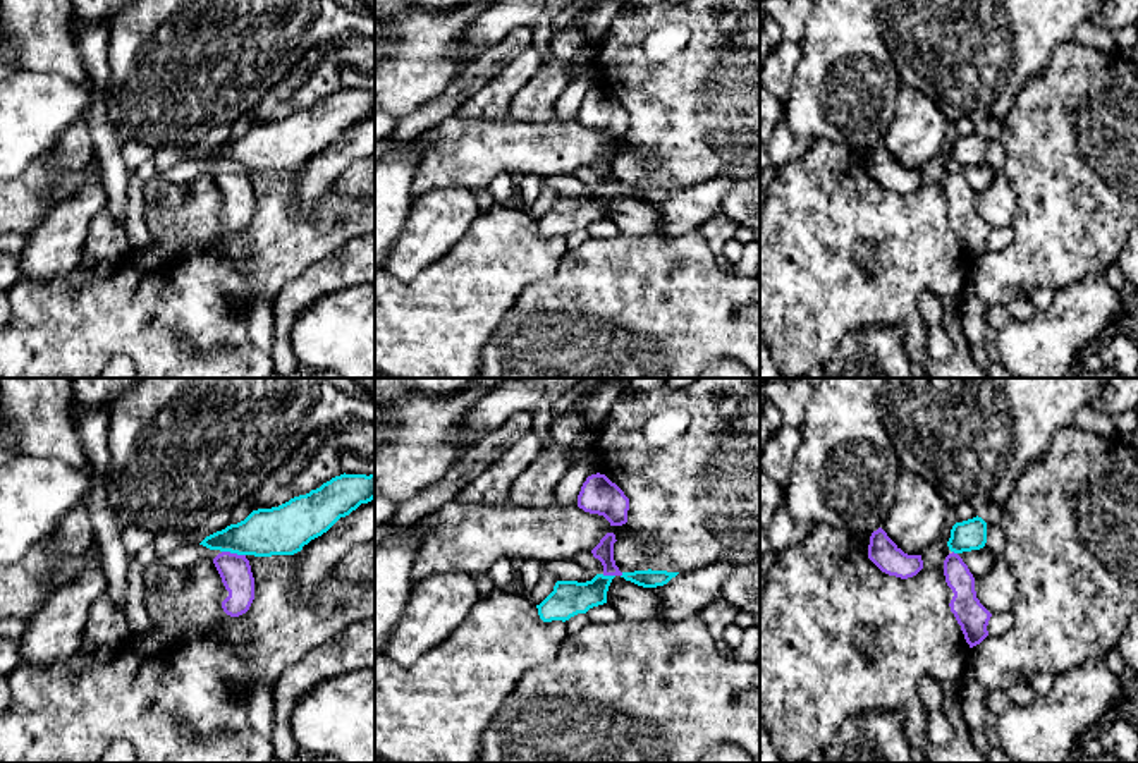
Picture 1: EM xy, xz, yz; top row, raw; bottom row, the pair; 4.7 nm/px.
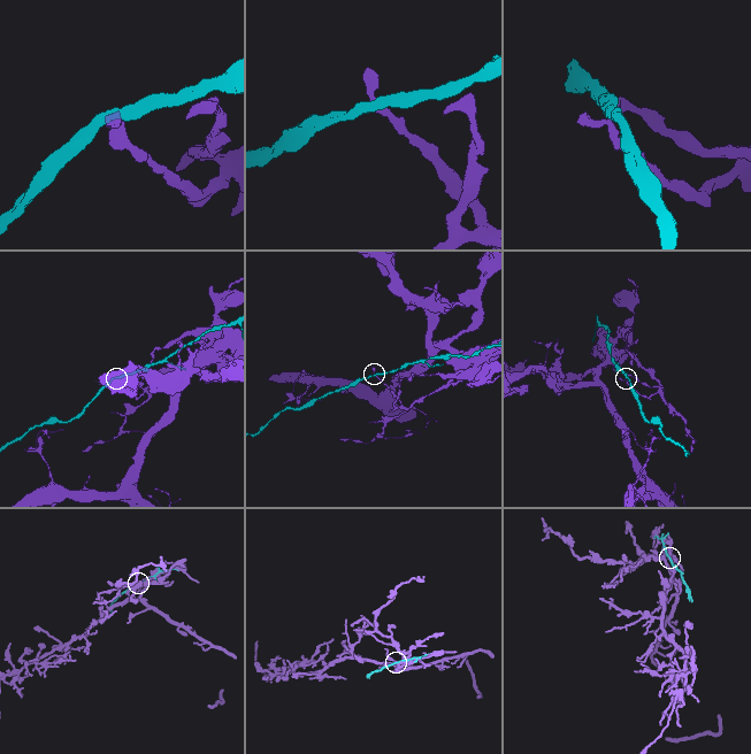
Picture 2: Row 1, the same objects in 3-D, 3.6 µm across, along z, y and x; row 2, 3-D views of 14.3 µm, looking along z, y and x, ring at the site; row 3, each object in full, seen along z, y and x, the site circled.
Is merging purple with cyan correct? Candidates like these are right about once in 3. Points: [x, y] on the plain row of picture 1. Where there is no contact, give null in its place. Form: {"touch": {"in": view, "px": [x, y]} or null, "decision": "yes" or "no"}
{"touch": {"in": "xy", "px": [234, 169]}, "decision": "no"}

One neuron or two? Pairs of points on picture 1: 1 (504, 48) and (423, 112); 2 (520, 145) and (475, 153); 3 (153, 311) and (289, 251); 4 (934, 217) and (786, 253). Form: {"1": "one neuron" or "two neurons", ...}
{"1": "one neuron", "2": "one neuron", "3": "one neuron", "4": "one neuron"}

